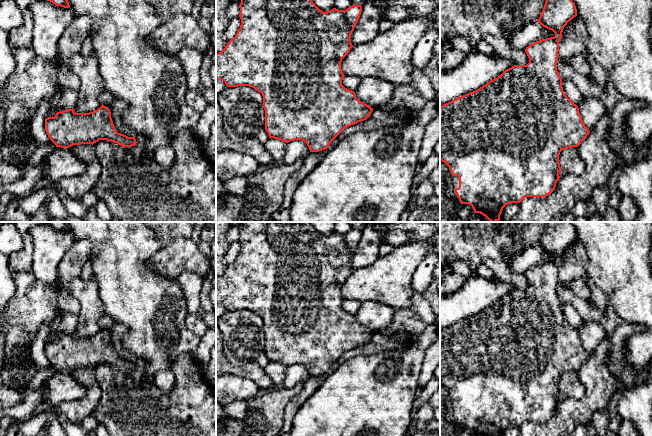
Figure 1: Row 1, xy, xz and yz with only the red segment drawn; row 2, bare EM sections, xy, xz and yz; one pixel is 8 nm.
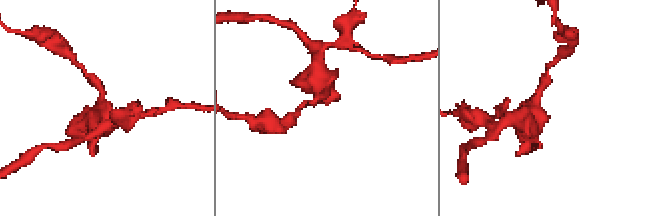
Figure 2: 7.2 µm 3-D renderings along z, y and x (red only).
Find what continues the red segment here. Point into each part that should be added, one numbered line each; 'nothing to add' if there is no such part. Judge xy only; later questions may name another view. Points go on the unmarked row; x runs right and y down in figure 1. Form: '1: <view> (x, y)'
nothing to add

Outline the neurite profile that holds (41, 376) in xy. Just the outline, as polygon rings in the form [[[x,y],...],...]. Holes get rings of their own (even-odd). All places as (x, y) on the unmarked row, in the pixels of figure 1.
[[[51,365],[49,368],[42,370],[37,369],[35,375],[31,379],[31,382],[26,388],[19,390],[19,393],[22,397],[22,401],[33,391],[37,390],[42,386],[48,379],[50,379],[55,373],[56,369]]]

